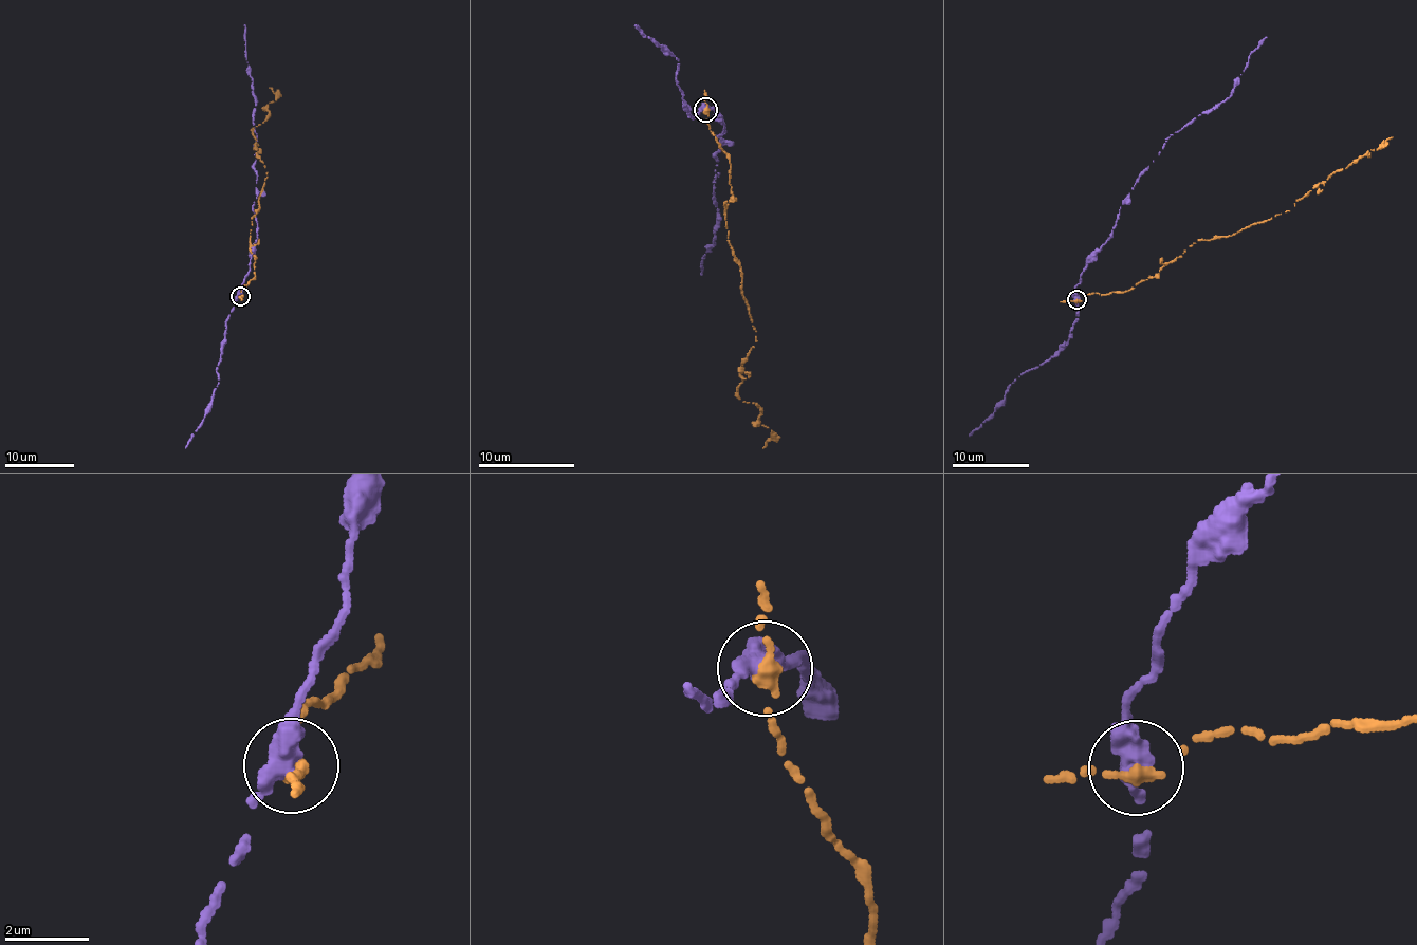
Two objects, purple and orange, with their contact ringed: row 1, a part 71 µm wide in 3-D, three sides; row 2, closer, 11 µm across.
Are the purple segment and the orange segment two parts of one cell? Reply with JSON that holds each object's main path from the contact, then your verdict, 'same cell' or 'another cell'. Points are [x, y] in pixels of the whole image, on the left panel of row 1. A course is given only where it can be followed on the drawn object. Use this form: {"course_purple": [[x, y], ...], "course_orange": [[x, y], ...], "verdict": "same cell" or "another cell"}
{"course_purple": [[241, 295], [250, 251], [257, 238], [253, 211], [257, 193], [256, 105], [244, 25]], "course_orange": [[241, 297], [242, 285], [255, 276], [251, 218], [259, 208], [267, 173], [252, 130], [276, 100], [270, 87]], "verdict": "another cell"}

